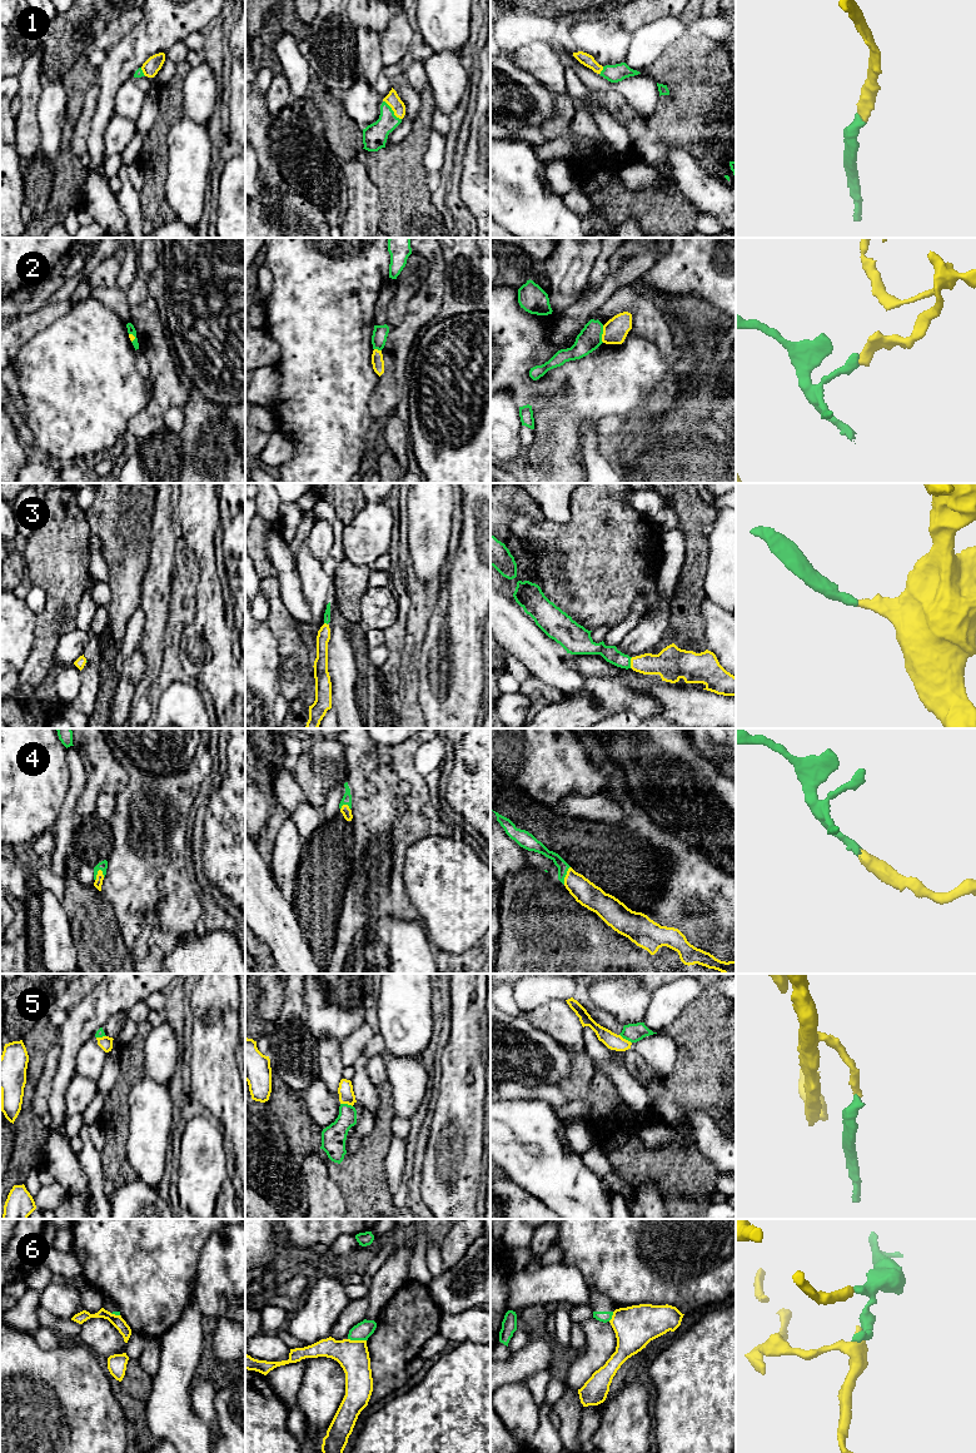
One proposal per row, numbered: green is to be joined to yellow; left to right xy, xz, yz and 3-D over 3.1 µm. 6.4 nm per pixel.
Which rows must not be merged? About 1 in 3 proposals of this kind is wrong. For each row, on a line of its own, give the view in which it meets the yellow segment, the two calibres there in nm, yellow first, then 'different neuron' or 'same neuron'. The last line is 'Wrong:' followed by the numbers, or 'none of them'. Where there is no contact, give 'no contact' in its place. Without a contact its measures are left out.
1: contact in xz; calibres 90 and 160 nm; same neuron
2: contact in yz; calibres 160 and 150 nm; different neuron
3: contact in yz; calibres 200 and 100 nm; same neuron
4: contact in xy; calibres 50 and 60 nm; same neuron
5: contact in xz; calibres 100 and 160 nm; different neuron
6: contact in xz; calibres 200 and 110 nm; different neuron
Wrong: 2, 5, 6

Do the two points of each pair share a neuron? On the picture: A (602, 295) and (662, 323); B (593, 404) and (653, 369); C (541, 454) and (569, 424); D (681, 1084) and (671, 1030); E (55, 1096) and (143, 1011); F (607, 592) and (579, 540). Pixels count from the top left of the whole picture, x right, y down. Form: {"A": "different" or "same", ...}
{"A": "different", "B": "same", "C": "same", "D": "same", "E": "different", "F": "same"}

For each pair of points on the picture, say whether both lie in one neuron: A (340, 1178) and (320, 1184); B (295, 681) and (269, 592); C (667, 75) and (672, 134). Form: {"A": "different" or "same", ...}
{"A": "different", "B": "same", "C": "same"}

